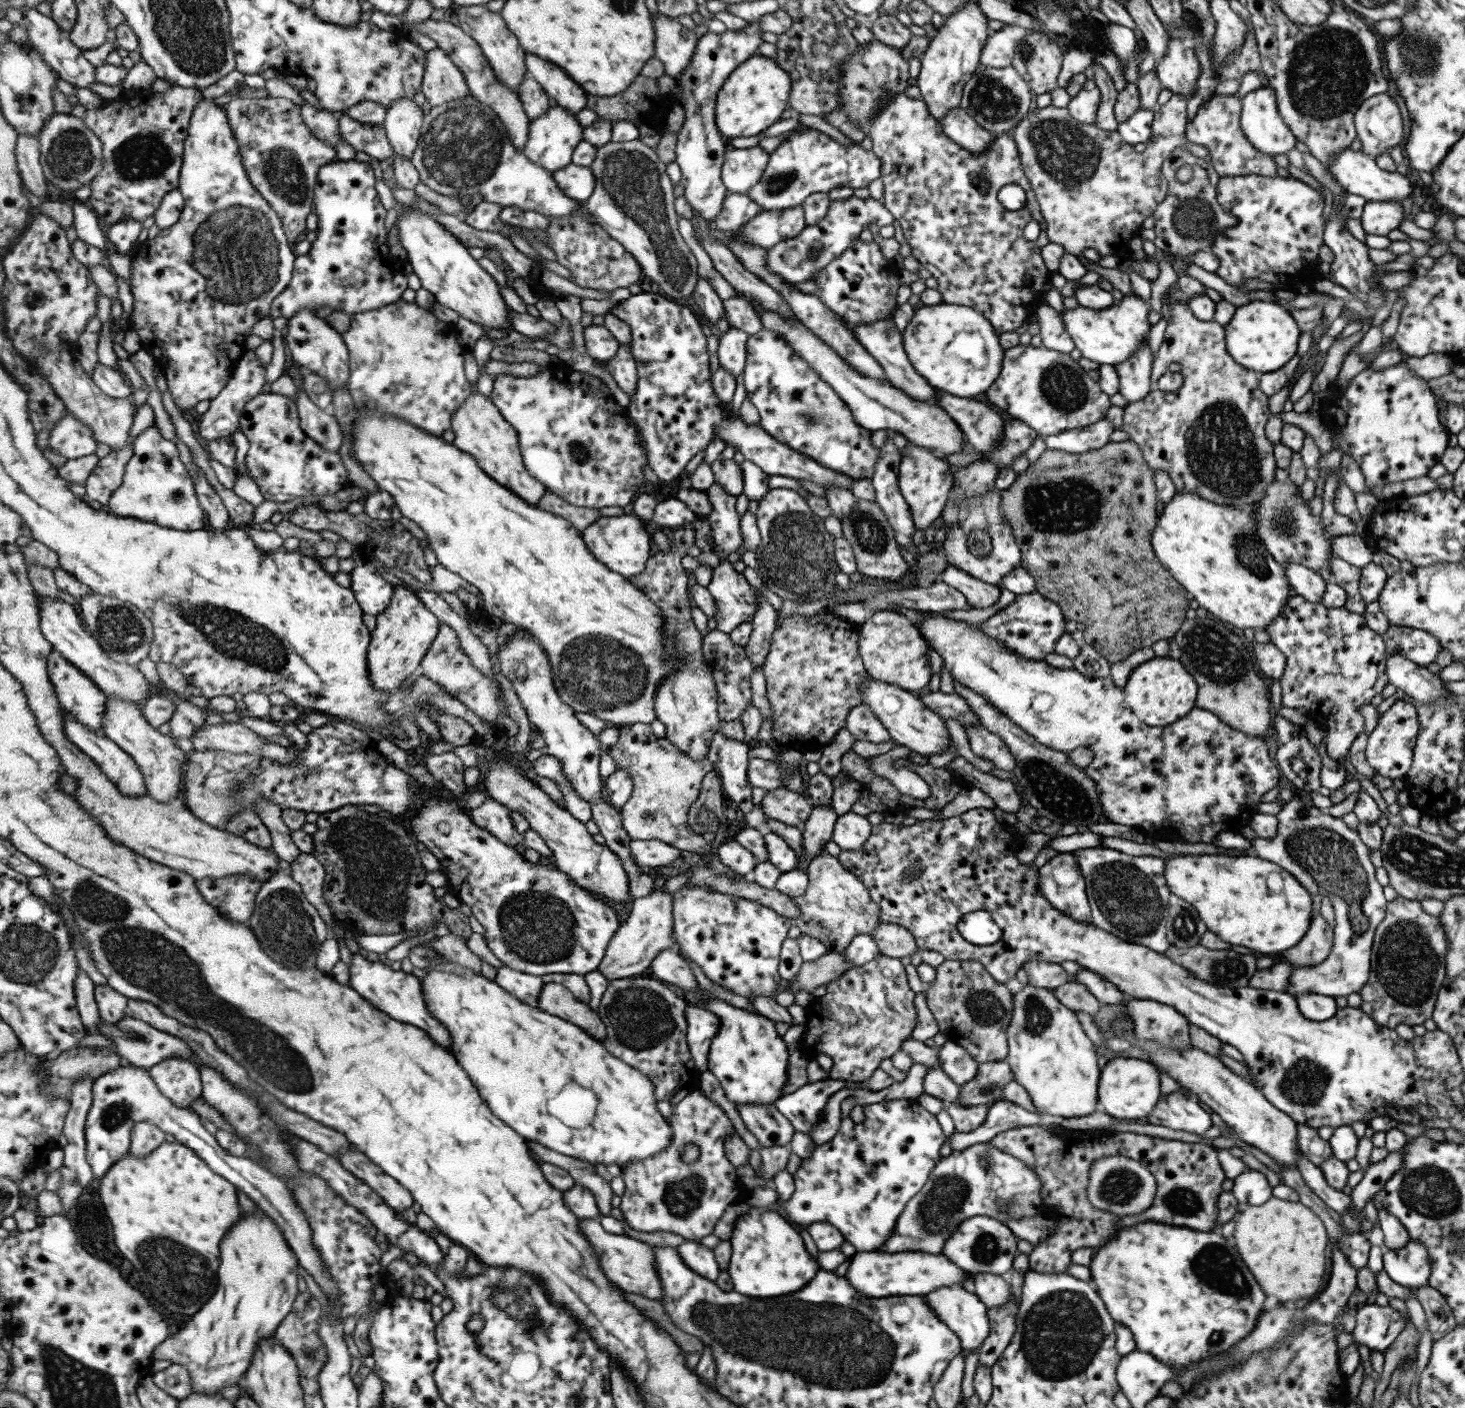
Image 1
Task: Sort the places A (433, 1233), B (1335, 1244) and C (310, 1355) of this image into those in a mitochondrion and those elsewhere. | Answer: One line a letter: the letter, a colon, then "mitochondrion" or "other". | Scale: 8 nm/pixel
A: other
B: other
C: mitochondrion

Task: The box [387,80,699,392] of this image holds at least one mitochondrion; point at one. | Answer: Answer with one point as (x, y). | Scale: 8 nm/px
(462, 148)

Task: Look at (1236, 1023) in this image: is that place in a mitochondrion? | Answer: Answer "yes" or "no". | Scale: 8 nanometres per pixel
no

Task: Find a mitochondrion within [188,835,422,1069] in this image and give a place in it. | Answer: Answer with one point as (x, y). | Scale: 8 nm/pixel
(285, 922)

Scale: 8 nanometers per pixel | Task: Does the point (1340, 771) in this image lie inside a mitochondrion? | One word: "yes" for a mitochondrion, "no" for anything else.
no

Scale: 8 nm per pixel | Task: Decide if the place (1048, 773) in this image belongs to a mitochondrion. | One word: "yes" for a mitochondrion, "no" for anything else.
yes

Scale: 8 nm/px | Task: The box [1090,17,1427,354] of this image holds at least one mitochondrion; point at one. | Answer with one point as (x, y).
(1330, 72)

